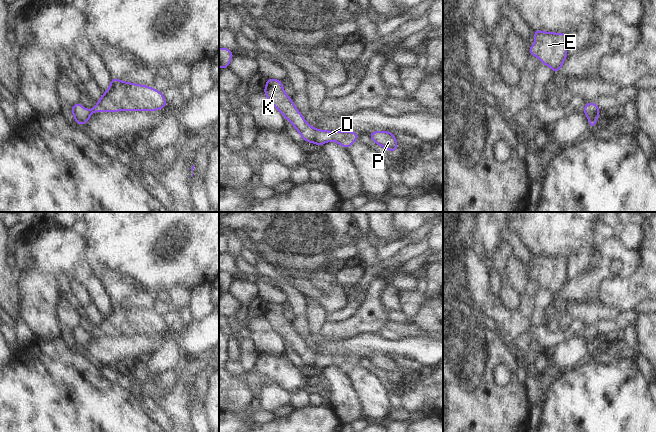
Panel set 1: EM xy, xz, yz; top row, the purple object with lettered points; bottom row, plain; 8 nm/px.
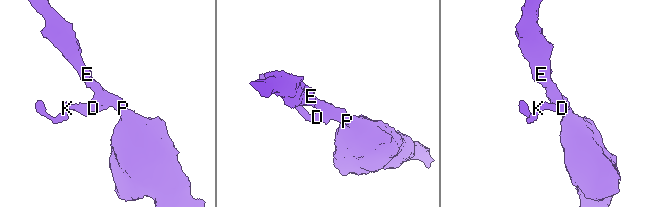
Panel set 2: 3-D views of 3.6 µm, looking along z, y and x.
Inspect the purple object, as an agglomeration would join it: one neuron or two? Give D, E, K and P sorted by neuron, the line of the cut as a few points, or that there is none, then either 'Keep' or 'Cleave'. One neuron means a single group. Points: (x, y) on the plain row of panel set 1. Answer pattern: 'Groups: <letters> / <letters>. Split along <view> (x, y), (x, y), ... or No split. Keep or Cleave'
Groups: D E K P. No split. Keep.

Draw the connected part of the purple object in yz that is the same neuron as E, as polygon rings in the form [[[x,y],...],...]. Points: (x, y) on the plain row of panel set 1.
[[[534,255],[536,266],[529,272],[529,279],[537,280],[557,297],[567,281],[567,258]]]

